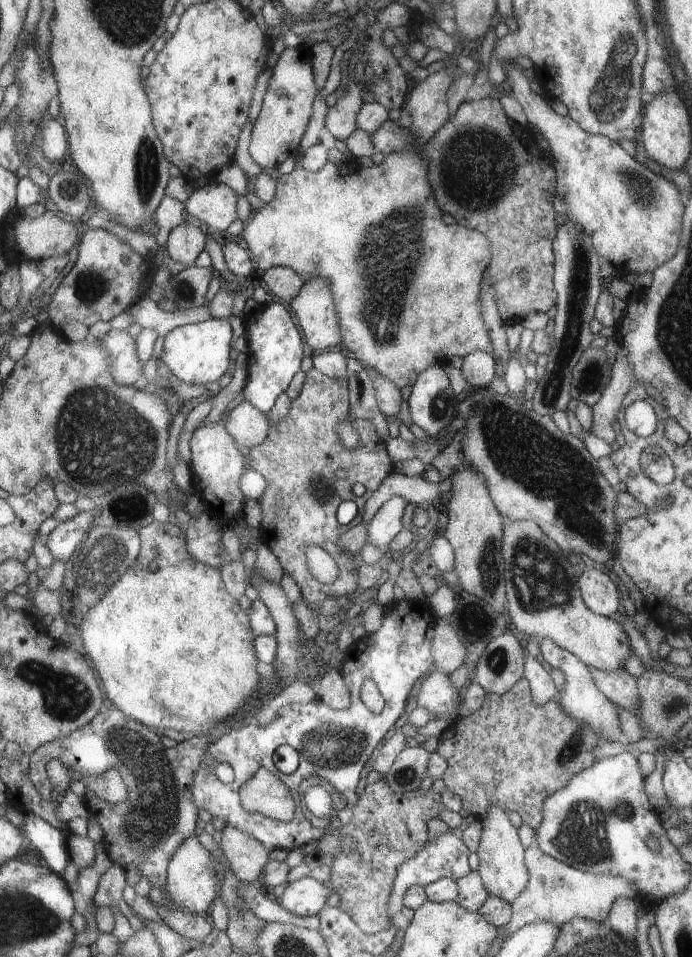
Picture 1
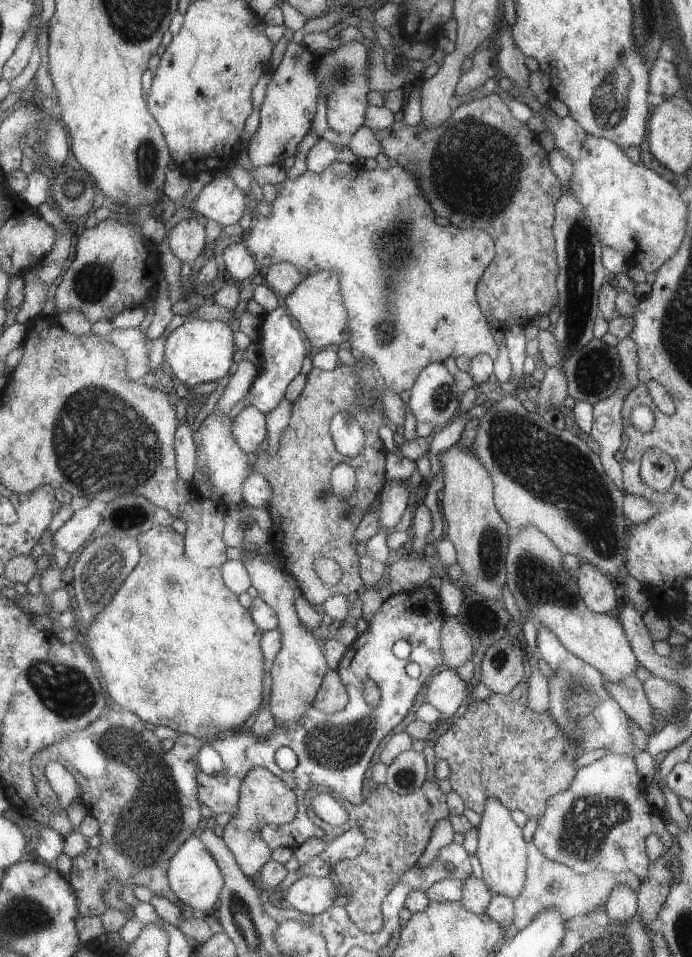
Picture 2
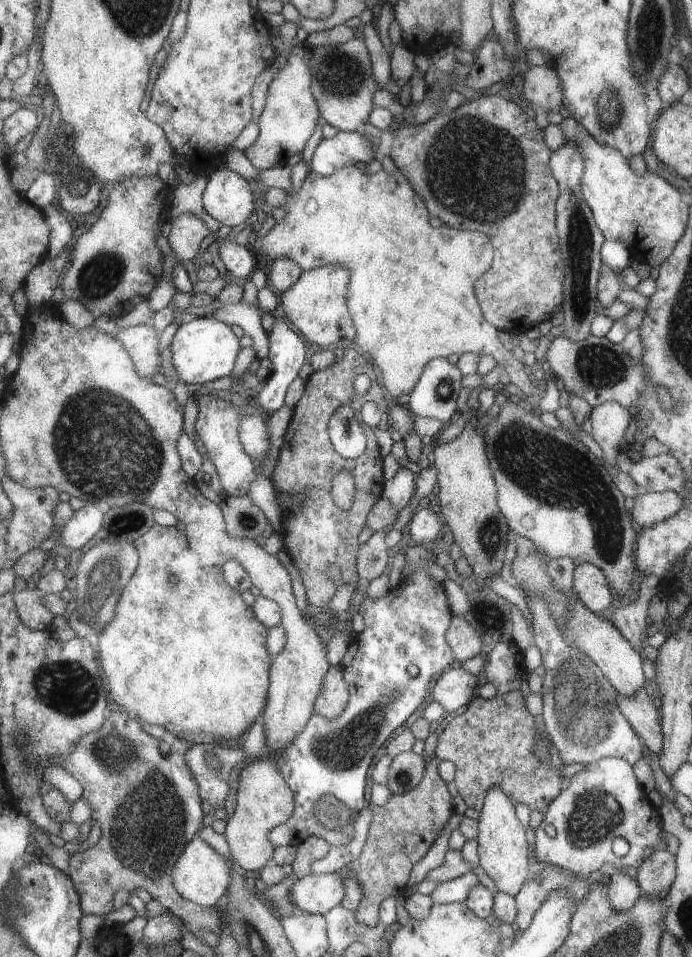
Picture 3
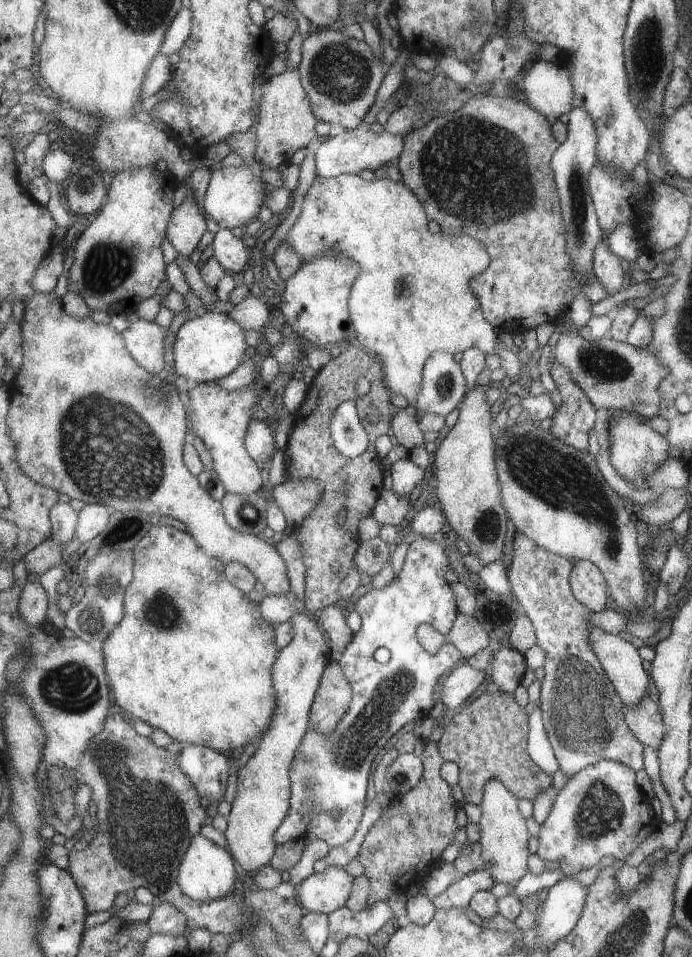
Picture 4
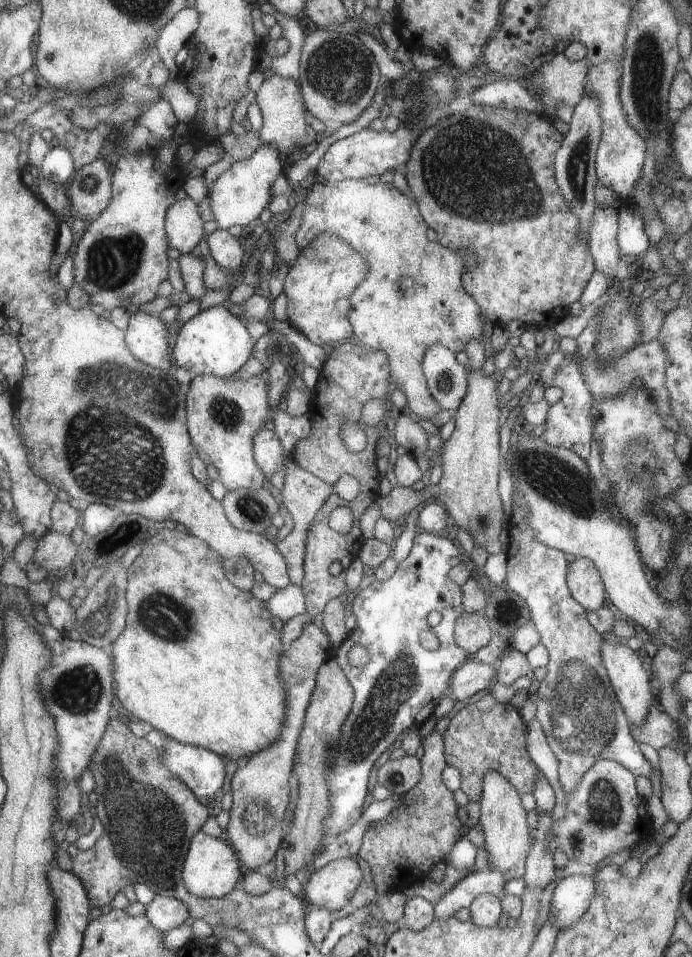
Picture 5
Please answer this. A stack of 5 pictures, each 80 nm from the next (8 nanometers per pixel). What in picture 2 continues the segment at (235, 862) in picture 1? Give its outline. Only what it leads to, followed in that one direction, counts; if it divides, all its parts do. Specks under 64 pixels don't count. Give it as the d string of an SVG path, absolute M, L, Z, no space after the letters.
M255 767L241 784L239 809L239 814L224 826L223 838L243 873L251 878L254 874L260 873L263 866L272 860L274 854L274 850L269 848L267 842L261 838L261 828L269 822L293 821L297 817L301 805L296 792L283 779L275 776L267 768Z

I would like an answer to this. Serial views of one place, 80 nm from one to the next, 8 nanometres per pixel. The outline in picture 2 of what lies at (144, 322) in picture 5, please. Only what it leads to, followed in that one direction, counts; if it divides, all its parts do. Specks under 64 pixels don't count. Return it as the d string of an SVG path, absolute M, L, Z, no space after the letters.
M138 327L113 329L107 339L125 354L129 378L133 382L141 382L151 370L151 360L149 360L151 345L147 334Z

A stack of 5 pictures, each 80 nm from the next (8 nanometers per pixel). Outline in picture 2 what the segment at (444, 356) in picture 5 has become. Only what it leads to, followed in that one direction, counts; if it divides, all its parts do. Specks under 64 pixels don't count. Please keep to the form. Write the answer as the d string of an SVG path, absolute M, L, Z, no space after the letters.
M435 362L425 366L416 379L408 403L416 422L427 422L437 430L453 418L460 397L453 376L441 362Z

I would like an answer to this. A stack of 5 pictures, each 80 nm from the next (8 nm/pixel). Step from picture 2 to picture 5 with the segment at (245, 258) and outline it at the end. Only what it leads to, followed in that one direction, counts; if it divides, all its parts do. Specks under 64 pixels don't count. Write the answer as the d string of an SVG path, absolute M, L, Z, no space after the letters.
M217 228L209 235L207 242L212 258L225 270L242 269L247 263L241 242L229 230Z

